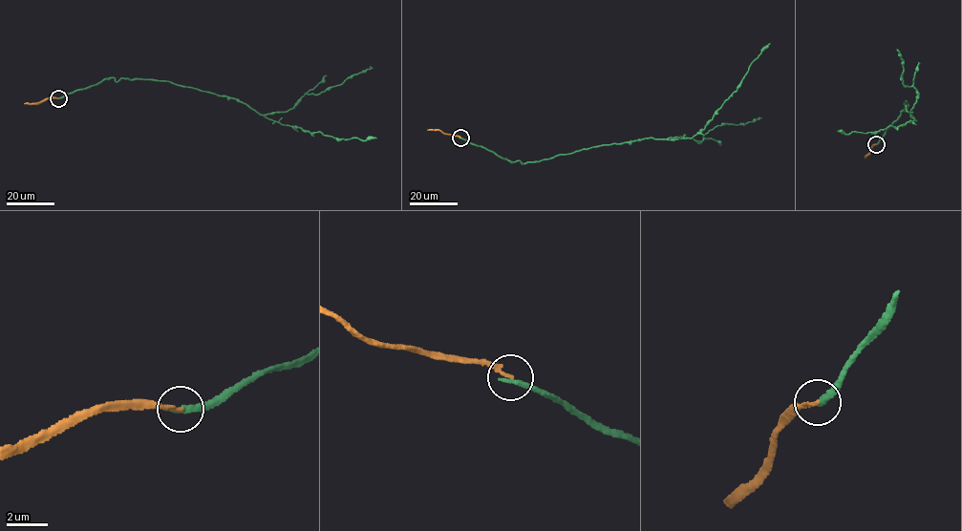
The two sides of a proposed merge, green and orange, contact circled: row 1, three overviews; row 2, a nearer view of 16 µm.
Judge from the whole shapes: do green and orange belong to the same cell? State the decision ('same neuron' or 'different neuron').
different neuron

